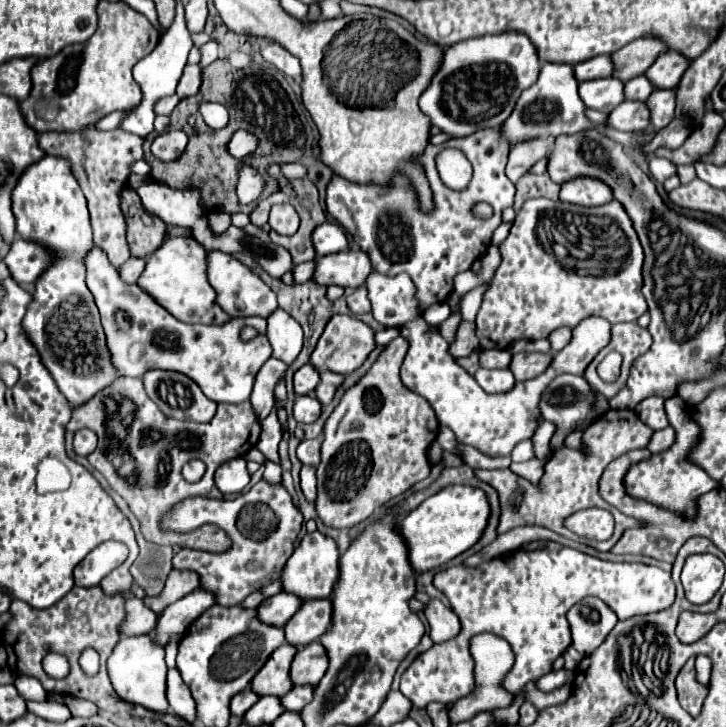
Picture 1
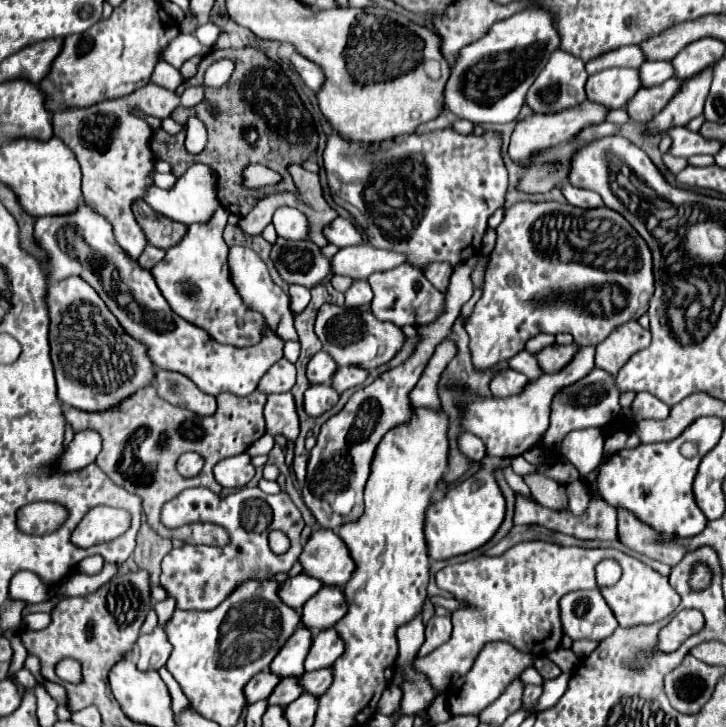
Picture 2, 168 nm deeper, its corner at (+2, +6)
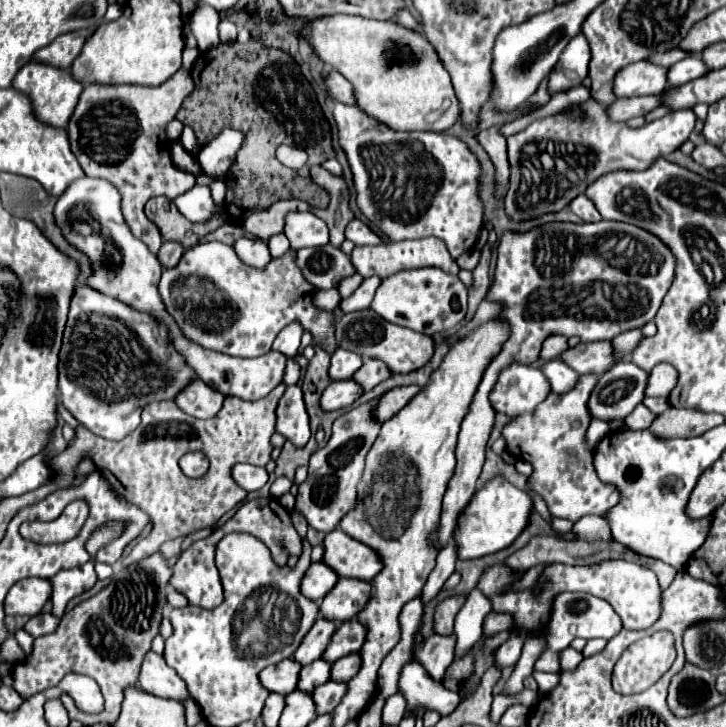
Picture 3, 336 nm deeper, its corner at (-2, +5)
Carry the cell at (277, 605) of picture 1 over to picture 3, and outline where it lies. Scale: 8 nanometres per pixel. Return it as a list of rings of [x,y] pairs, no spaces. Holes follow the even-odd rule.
[[[312,563],[302,579],[302,595],[312,601],[322,601],[324,595],[336,585],[338,575],[324,563]]]

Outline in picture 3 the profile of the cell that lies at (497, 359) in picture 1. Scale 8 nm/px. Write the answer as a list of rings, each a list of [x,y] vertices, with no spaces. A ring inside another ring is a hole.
[[[554,359],[554,361],[546,363],[542,367],[542,371],[552,385],[552,393],[558,393],[558,395],[564,395],[564,393],[572,391],[572,387],[576,387],[576,383],[580,379],[580,375],[572,367],[564,365],[564,361],[560,361],[560,359]]]

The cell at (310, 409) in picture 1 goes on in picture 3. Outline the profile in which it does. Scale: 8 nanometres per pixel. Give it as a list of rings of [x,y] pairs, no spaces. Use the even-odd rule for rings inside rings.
[[[344,379],[344,381],[332,381],[328,385],[328,389],[322,395],[322,409],[326,411],[334,411],[334,409],[344,409],[348,405],[352,405],[360,395],[364,393],[364,389],[354,381],[354,379]]]

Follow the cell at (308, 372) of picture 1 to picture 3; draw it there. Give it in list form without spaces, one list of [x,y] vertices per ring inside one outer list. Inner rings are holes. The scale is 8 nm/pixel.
[[[336,349],[336,353],[332,355],[332,363],[330,363],[330,377],[332,379],[350,379],[362,365],[362,357],[346,351],[346,349]]]

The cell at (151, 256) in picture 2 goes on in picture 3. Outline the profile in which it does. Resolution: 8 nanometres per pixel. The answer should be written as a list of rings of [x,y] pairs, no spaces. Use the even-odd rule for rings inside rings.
[[[164,241],[164,245],[158,251],[158,257],[160,257],[160,261],[162,261],[164,267],[174,267],[174,265],[178,265],[182,253],[184,253],[184,247],[180,243]]]

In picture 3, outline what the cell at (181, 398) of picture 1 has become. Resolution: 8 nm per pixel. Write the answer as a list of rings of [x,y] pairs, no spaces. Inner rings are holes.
[[[194,379],[178,397],[176,397],[176,405],[198,419],[212,419],[220,409],[222,409],[222,393],[216,389],[210,389],[210,385],[206,385],[200,379]]]

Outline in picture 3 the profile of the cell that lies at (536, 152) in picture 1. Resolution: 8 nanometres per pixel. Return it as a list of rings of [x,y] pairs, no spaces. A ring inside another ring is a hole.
[[[664,93],[646,97],[620,97],[610,109],[606,109],[606,113],[612,121],[628,121],[632,117],[646,115],[660,105],[664,105]]]

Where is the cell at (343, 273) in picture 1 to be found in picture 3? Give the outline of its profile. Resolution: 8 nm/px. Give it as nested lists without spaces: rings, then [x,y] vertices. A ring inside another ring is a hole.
[[[426,237],[426,239],[414,239],[414,241],[396,241],[396,243],[380,243],[374,247],[356,247],[352,251],[352,263],[356,267],[356,271],[362,277],[390,277],[398,271],[404,269],[416,269],[416,267],[440,267],[446,273],[456,275],[460,271],[460,267],[456,265],[456,261],[450,257],[444,241],[436,239],[436,237]]]

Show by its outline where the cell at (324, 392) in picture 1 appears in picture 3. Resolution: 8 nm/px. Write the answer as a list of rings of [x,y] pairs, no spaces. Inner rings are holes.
[[[366,359],[362,369],[354,375],[354,379],[364,387],[364,391],[374,389],[378,383],[386,381],[388,377],[392,377],[392,371],[380,359]]]

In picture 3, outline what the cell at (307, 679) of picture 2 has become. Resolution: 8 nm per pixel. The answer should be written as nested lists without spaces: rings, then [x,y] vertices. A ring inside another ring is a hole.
[[[350,653],[332,665],[332,679],[348,683],[360,671],[360,653]]]

